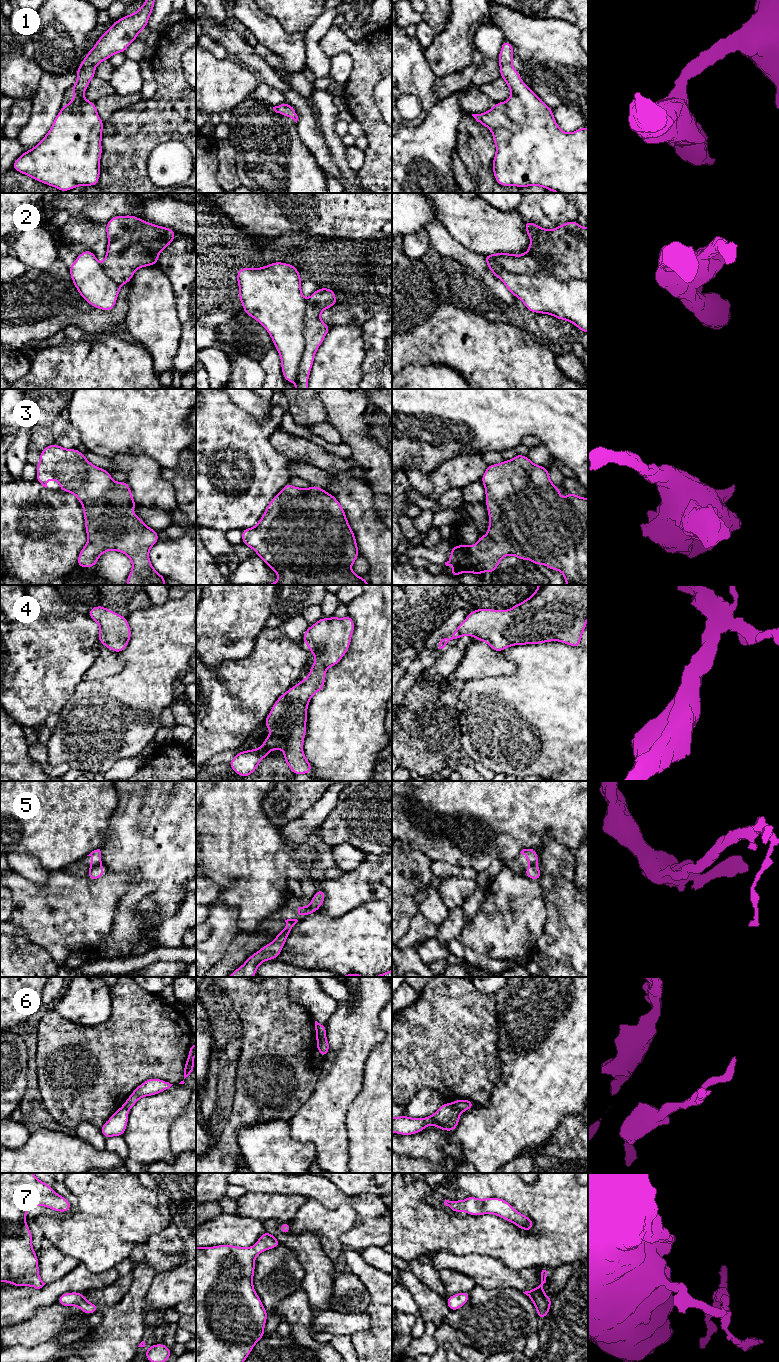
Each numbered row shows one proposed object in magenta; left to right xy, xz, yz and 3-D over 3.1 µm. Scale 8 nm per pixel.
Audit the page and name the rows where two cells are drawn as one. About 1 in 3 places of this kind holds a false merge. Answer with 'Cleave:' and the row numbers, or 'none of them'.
Cleave: 2, 6

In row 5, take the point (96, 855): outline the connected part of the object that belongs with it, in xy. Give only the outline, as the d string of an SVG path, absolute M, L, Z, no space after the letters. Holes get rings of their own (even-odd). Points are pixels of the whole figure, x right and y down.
M100 849L92 851L89 855L91 856L92 860L89 864L90 870L88 872L87 877L91 880L96 880L101 878L104 875L104 868L101 865L101 860L102 860L102 854Z

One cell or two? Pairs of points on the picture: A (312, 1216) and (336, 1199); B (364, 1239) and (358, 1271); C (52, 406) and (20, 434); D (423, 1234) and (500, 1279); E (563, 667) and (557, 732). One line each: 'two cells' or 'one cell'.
A: two cells
B: two cells
C: two cells
D: two cells
E: one cell

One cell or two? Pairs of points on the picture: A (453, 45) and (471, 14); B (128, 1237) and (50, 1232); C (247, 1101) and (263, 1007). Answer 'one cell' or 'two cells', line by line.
A: one cell
B: one cell
C: one cell

